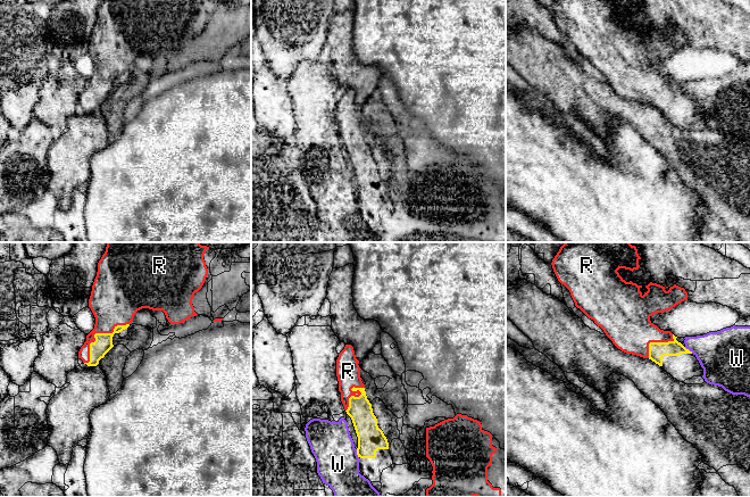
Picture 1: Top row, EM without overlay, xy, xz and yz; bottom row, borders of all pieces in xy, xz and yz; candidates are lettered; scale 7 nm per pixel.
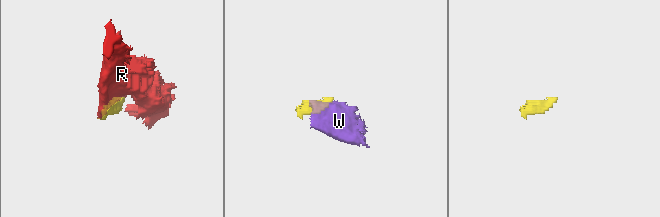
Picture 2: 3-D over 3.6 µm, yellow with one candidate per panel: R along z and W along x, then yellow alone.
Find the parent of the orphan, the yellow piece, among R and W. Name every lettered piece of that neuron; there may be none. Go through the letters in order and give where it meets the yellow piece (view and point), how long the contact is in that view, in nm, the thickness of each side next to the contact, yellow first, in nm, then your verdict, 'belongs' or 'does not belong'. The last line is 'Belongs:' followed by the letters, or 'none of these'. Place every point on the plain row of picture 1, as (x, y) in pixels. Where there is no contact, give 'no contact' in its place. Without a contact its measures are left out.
R: contact xy (96, 79); length 420 nm; calibres 130 and 320 nm; belongs
W: contact yz (688, 94); length 80 nm; calibres 120 and 340 nm; does not belong
Belongs: R

